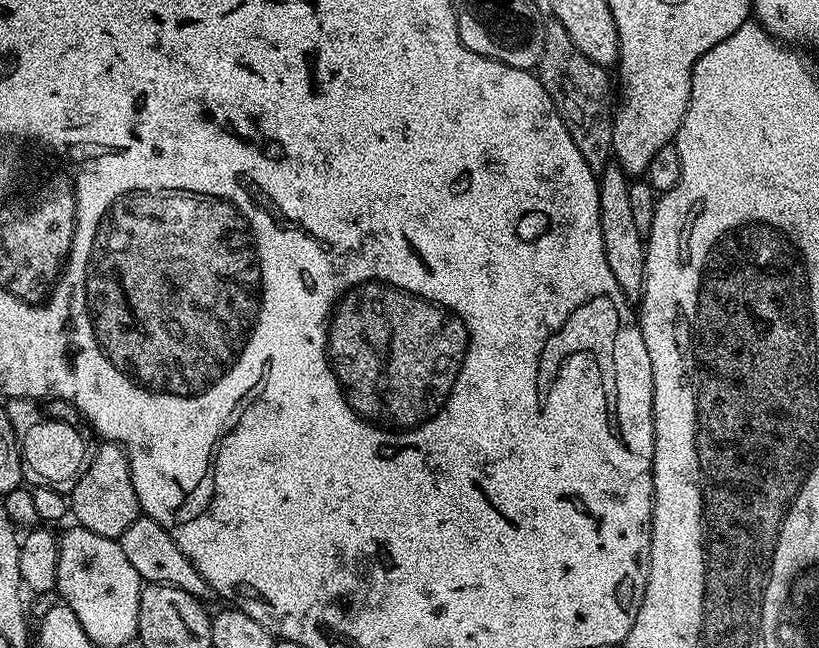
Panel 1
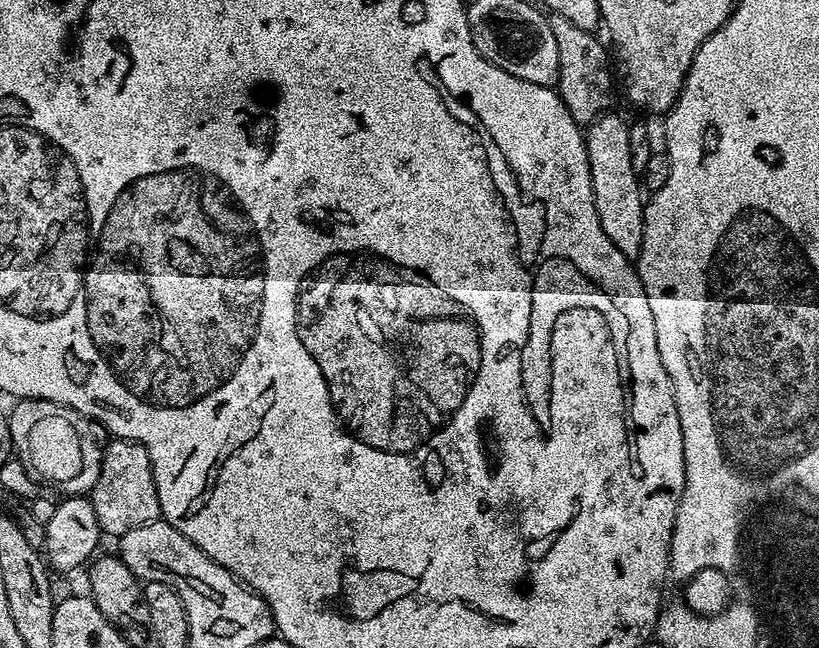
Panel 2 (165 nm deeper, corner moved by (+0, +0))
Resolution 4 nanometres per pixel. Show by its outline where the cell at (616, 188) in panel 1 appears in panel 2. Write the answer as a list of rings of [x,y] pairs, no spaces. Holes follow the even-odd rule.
[[[612,115],[599,116],[593,124],[587,125],[584,138],[584,145],[588,148],[594,206],[598,210],[602,230],[606,230],[606,238],[610,238],[610,242],[614,242],[614,246],[618,246],[618,250],[622,250],[624,256],[636,258],[642,250],[646,200],[645,197],[640,197],[642,184],[630,166],[629,121]]]

